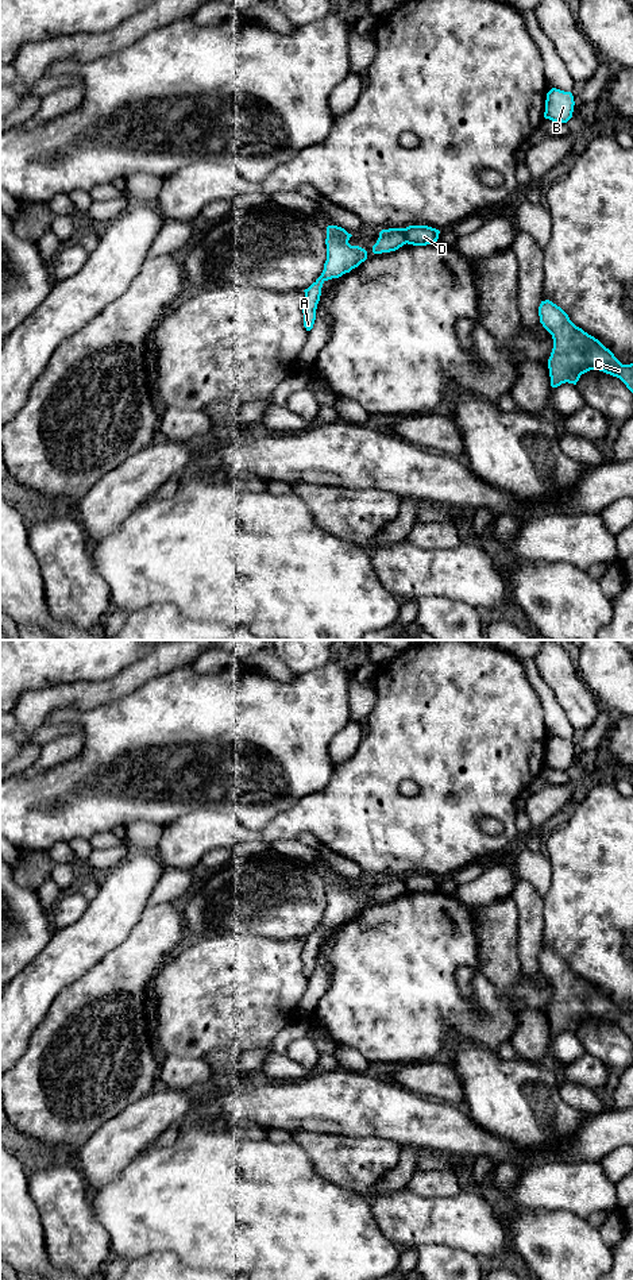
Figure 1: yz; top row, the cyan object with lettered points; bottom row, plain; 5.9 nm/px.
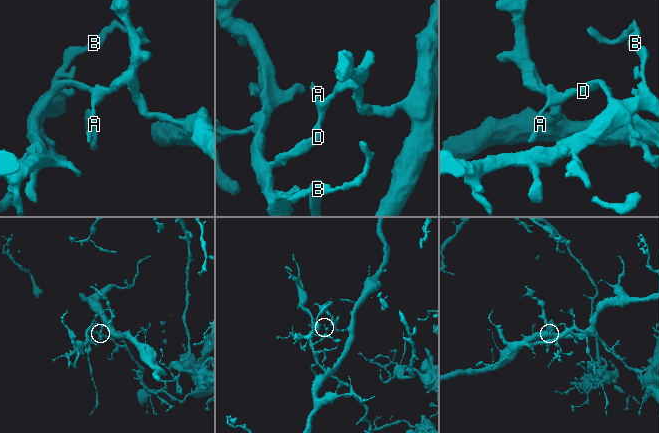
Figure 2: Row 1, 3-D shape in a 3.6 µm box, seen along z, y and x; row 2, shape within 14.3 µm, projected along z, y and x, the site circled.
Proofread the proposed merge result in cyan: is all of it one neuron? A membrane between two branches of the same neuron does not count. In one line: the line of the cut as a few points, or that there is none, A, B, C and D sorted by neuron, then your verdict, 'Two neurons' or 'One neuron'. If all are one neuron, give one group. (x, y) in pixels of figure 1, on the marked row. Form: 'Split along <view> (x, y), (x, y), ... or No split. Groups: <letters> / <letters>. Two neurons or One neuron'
Split along yz (404, 228), (406, 242). Groups: A / B C D. Two neurons

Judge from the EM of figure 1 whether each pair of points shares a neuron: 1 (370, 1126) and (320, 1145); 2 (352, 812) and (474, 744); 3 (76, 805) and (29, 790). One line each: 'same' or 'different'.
1: different
2: same
3: same

